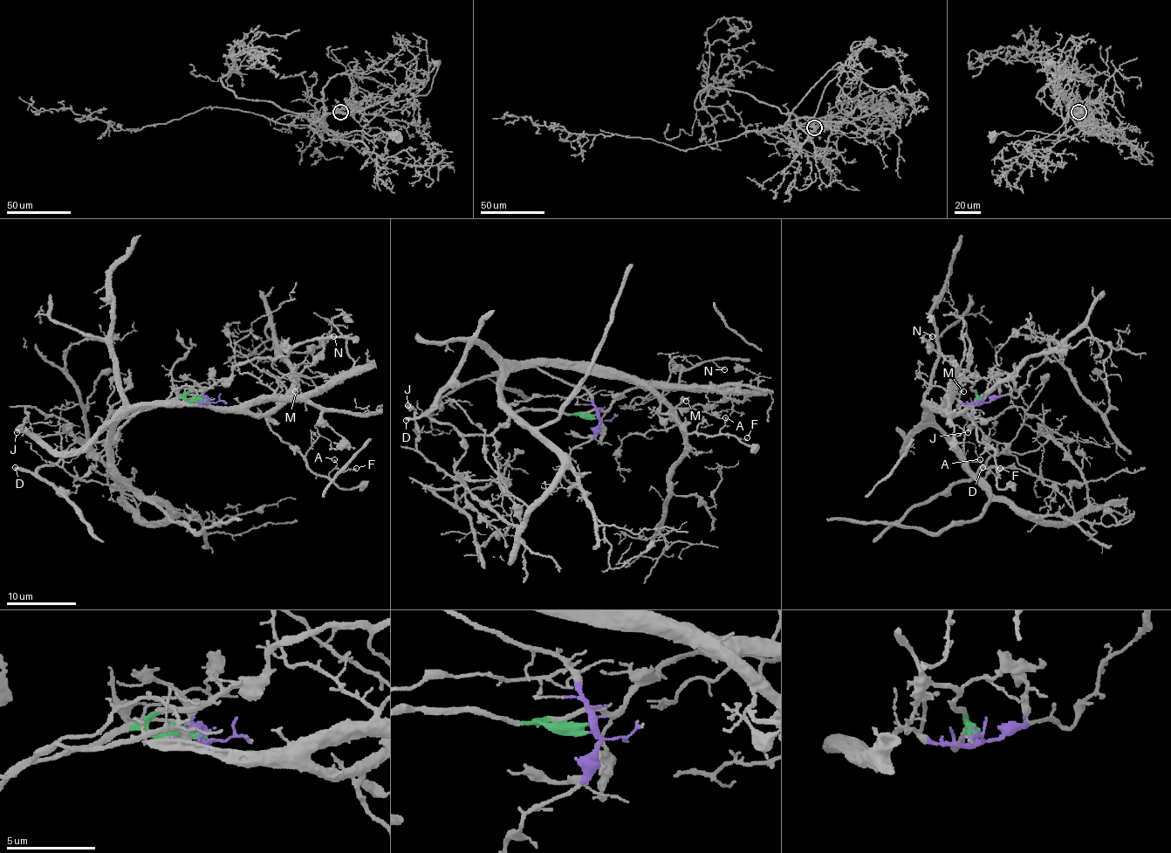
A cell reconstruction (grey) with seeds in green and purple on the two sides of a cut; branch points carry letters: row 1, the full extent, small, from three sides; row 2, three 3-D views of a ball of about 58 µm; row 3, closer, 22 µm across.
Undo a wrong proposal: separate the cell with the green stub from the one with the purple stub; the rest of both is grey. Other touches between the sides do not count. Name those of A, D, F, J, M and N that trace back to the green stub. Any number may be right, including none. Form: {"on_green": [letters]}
{"on_green": ["D", "M", "N"]}

